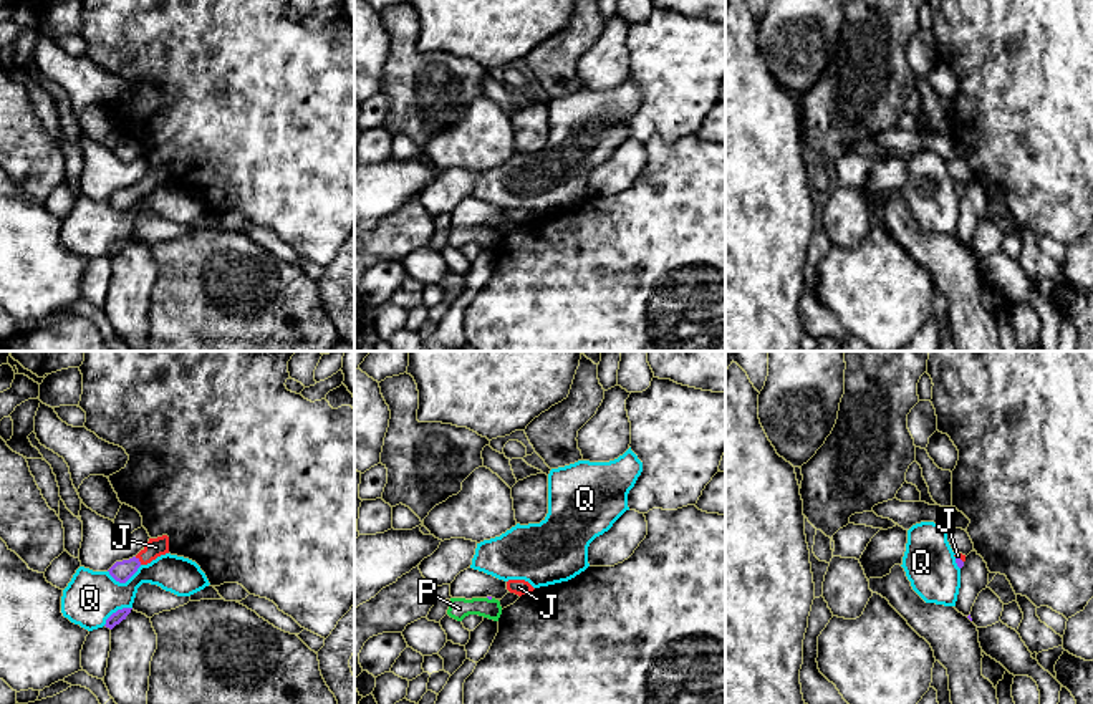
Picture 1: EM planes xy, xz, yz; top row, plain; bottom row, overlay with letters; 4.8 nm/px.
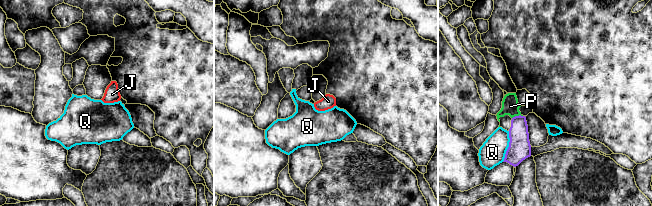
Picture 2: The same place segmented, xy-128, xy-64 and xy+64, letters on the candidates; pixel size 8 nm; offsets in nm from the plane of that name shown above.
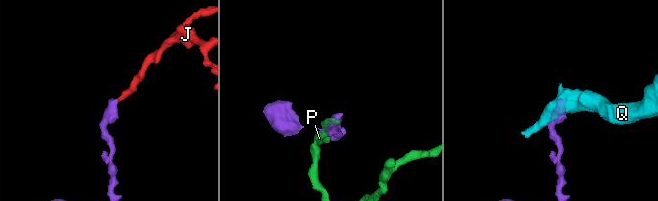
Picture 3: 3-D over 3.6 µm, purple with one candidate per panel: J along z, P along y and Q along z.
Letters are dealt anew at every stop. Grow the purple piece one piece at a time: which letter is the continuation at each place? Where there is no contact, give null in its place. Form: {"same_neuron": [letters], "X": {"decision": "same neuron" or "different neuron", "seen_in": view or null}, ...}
{"same_neuron": ["J"], "J": {"decision": "same neuron", "seen_in": "xy"}, "P": {"decision": "different neuron", "seen_in": "xz"}, "Q": {"decision": "different neuron", "seen_in": "xy"}}

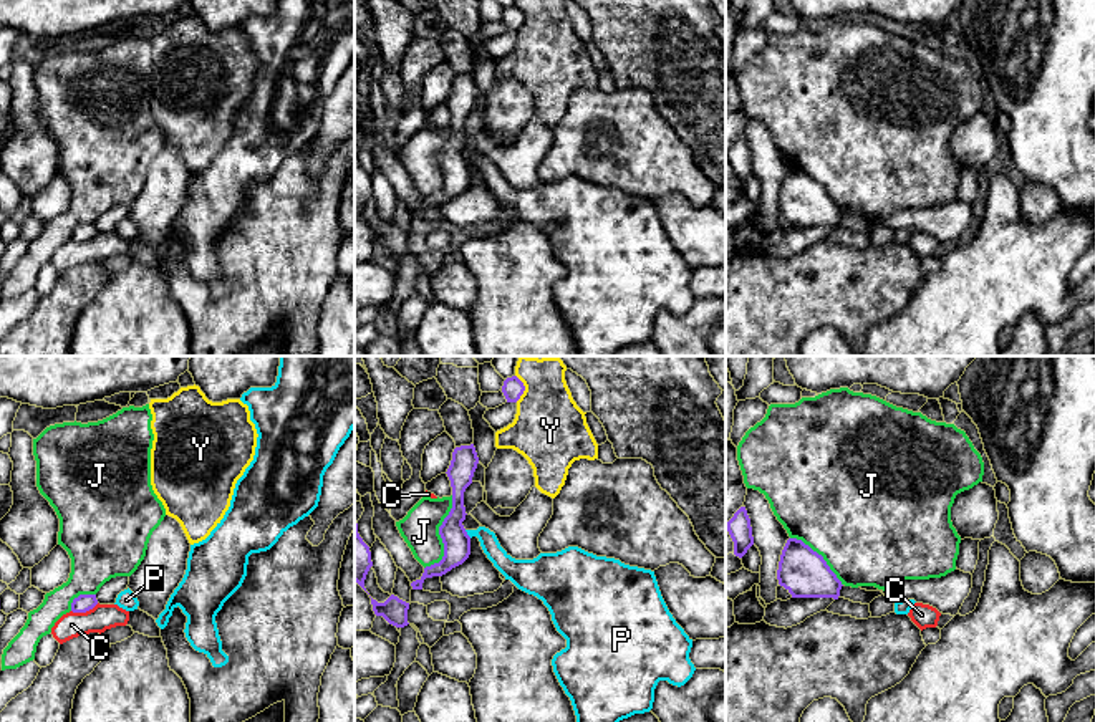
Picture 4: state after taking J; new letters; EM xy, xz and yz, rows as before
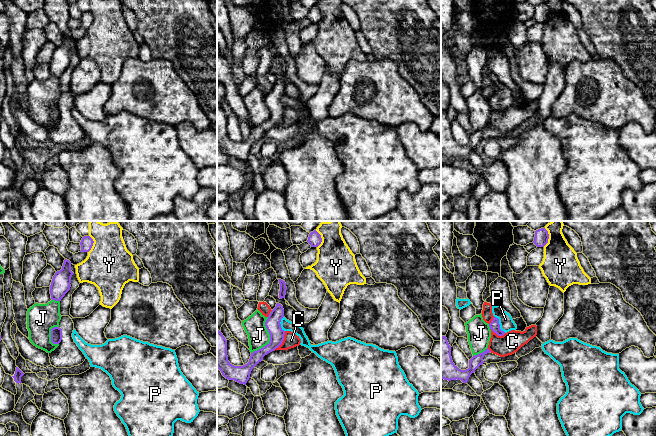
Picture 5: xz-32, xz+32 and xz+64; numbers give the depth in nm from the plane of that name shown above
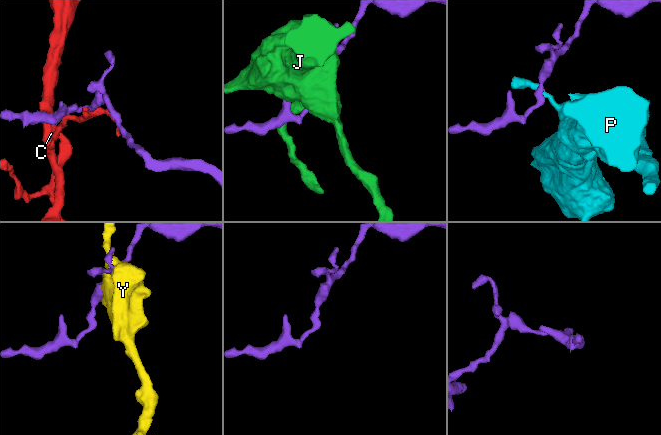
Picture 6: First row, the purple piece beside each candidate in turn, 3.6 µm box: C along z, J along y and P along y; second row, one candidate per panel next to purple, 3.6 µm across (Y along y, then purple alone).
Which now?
{"same_neuron": [], "C": {"decision": "different neuron", "seen_in": "xy"}, "J": {"decision": "different neuron", "seen_in": "xz"}, "P": {"decision": "different neuron", "seen_in": "xz"}, "Y": {"decision": "different neuron", "seen_in": "xz"}}

